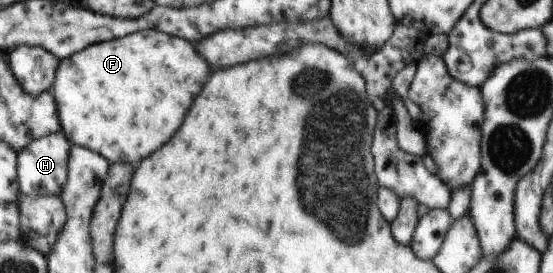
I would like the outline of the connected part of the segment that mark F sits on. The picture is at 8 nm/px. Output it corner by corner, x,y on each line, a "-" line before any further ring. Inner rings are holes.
142,30
118,40
94,44
72,58
61,59
51,93
55,98
62,130
70,144
94,148
114,162
140,162
166,144
182,126
194,98
202,92
210,68
202,56
196,56
194,44
156,30

